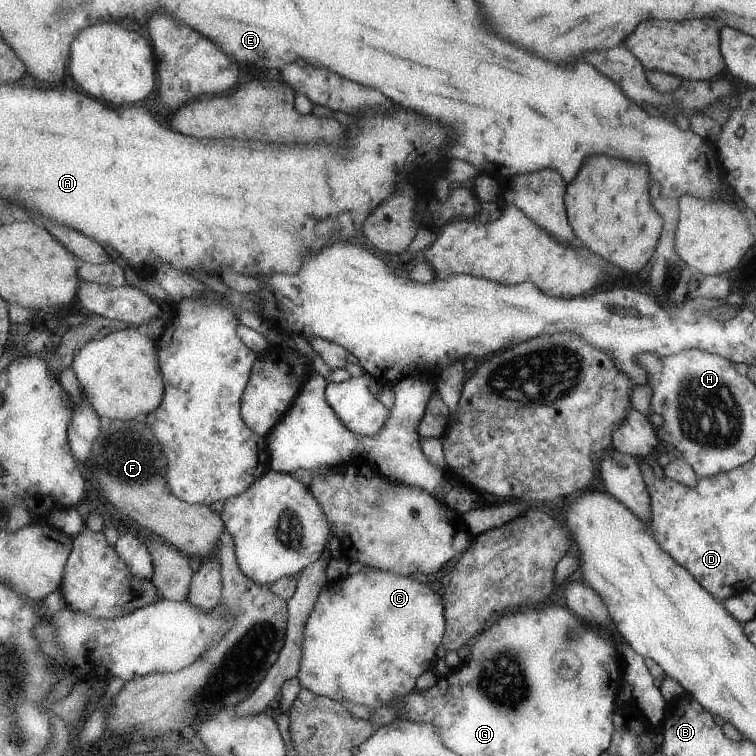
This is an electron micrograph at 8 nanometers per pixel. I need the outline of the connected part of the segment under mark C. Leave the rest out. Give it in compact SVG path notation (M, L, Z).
M363 569L355 574L345 575L334 581L329 581L325 584L317 598L315 604L311 606L311 612L305 618L305 624L301 630L301 656L299 656L299 670L295 674L299 682L300 688L305 688L317 696L324 696L335 700L335 702L344 701L351 702L355 706L367 706L377 708L389 706L389 702L397 696L407 694L413 688L415 678L423 672L423 670L431 670L435 663L435 648L439 644L439 640L444 637L444 610L441 596L435 594L427 584L419 584L417 580L413 580L409 576L401 576L398 574L391 574L381 569Z

